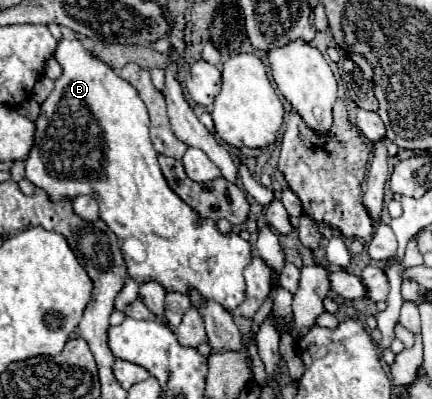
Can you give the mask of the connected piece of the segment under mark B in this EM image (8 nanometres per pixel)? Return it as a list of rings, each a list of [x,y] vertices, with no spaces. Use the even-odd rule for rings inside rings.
[[[76,38],[60,40],[54,56],[60,62],[64,74],[56,80],[52,94],[42,102],[40,116],[34,122],[34,146],[24,160],[26,180],[42,188],[54,202],[66,198],[74,200],[82,194],[94,196],[96,190],[100,218],[118,236],[118,240],[130,239],[131,248],[121,247],[121,251],[132,280],[136,280],[138,284],[156,280],[166,288],[166,292],[180,292],[186,296],[190,294],[190,290],[196,290],[206,302],[216,302],[224,310],[232,312],[246,300],[242,272],[252,262],[250,242],[242,240],[236,232],[222,234],[212,220],[202,218],[168,186],[148,134],[150,118],[146,104],[132,84],[122,80],[100,58],[92,58]]]

